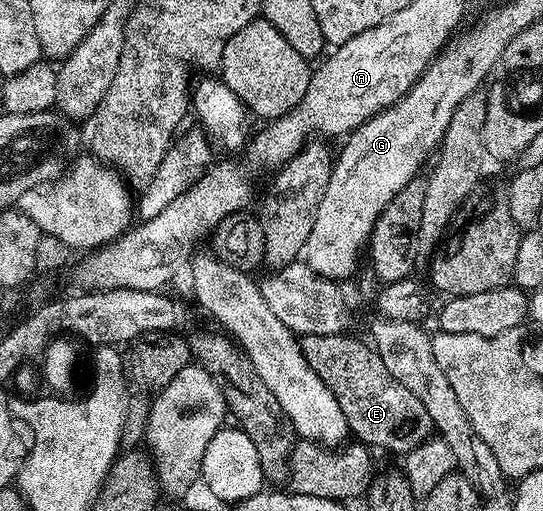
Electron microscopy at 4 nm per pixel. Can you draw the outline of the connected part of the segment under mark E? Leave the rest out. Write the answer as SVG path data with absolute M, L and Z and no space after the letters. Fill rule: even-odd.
M346 332L333 335L309 335L300 340L299 346L309 367L313 367L317 375L321 375L323 382L333 391L337 403L341 403L341 411L347 420L348 430L354 436L356 433L359 436L356 438L368 447L380 445L391 453L406 455L410 449L425 443L433 436L429 411L425 411L425 403L421 403L421 399L417 399L417 395L409 391L409 387L405 387L397 379L393 379L393 375L389 375L389 370L385 367L385 363L381 363L381 355L376 349L366 340L358 341L355 337L347 336L351 335Z

